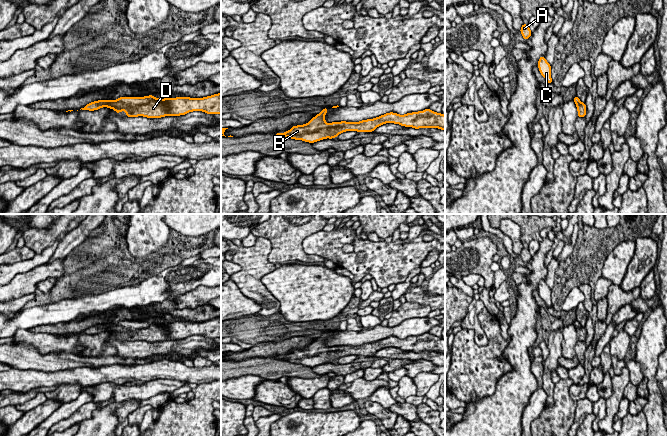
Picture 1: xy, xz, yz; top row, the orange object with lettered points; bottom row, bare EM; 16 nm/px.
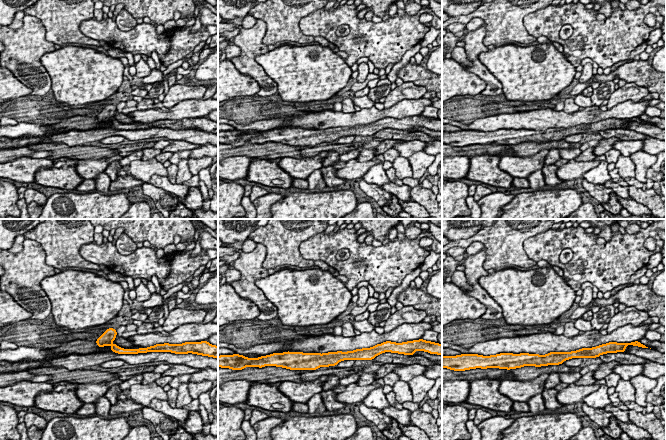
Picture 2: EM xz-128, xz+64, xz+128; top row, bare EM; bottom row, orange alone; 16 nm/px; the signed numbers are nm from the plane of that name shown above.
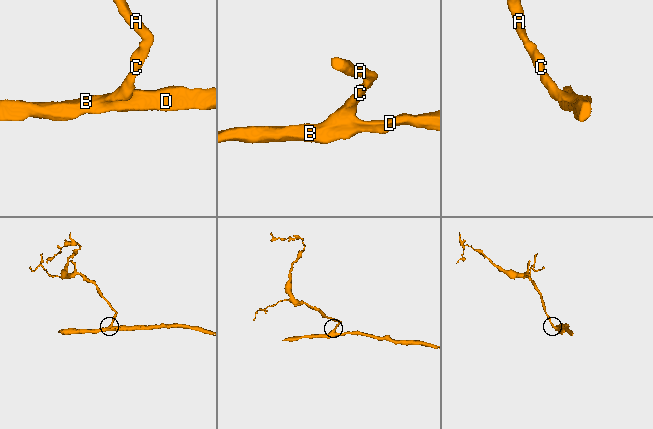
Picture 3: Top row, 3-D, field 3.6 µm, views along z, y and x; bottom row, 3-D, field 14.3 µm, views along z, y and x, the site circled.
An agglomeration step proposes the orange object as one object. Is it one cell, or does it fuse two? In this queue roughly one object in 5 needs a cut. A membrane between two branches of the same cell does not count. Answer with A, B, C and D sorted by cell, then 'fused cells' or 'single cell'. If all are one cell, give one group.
groups A B C D; single cell

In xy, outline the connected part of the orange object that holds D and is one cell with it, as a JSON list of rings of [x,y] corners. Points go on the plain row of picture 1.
[[[221,317],[203,322],[176,321],[156,322],[153,319],[144,321],[120,321],[116,324],[98,324],[87,328],[82,334],[94,335],[108,331],[120,337],[126,336],[127,341],[143,340],[161,342],[165,340],[180,340],[193,335],[203,335],[207,338],[221,338]]]

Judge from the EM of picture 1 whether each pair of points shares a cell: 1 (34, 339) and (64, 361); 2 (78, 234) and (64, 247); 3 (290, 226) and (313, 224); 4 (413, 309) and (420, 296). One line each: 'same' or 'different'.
1: different
2: same
3: same
4: different

